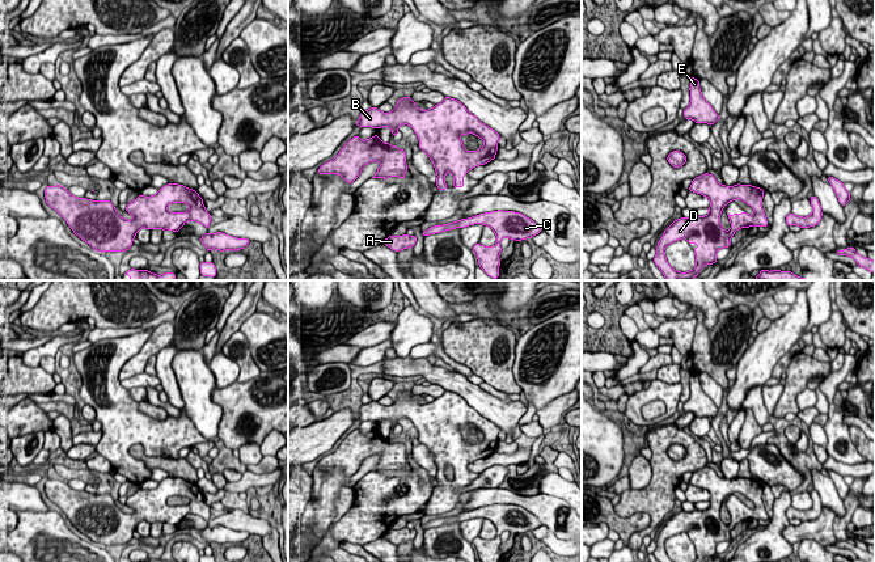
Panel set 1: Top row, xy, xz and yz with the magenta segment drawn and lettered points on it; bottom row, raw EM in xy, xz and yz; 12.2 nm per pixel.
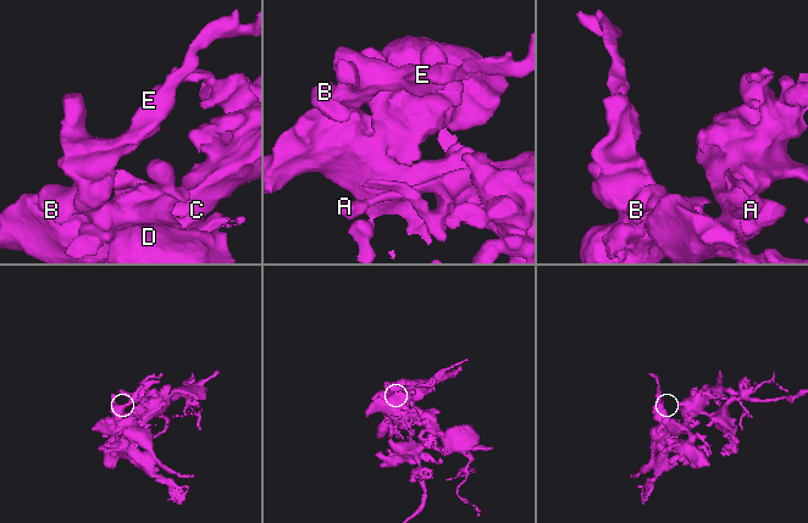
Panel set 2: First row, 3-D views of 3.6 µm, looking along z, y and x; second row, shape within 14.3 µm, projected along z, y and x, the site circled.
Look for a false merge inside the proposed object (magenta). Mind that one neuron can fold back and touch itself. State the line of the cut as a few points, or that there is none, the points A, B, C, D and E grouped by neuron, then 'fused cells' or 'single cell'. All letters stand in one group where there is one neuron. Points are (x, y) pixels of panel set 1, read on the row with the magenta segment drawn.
no cut | A B C D E | single cell

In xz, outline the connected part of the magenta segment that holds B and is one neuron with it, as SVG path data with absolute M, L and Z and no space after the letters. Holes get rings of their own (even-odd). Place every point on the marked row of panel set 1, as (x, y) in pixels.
M401 97L390 113L371 107L362 111L356 122L362 128L390 127L393 136L398 134L401 124L409 124L418 135L420 151L434 162L439 190L448 189L444 181L448 172L453 174L453 187L464 187L464 176L470 169L494 160L499 148L499 134L451 97L445 97L430 110L417 107L411 97ZM468 134L481 138L483 147L466 151L460 136Z

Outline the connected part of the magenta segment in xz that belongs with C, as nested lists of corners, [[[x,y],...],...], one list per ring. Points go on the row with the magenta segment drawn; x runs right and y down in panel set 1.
[[[498,210],[479,214],[473,217],[461,219],[458,221],[431,227],[422,232],[422,236],[426,237],[444,231],[452,231],[455,228],[461,229],[474,224],[483,224],[485,227],[487,225],[496,234],[496,244],[494,246],[483,246],[478,242],[472,248],[478,258],[479,267],[493,279],[499,278],[499,254],[502,252],[500,241],[504,237],[521,241],[525,238],[532,238],[542,232],[532,219],[520,212]]]

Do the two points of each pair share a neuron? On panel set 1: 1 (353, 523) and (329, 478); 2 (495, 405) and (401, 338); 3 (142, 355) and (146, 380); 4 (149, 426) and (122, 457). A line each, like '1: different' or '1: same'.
1: different
2: different
3: different
4: same

